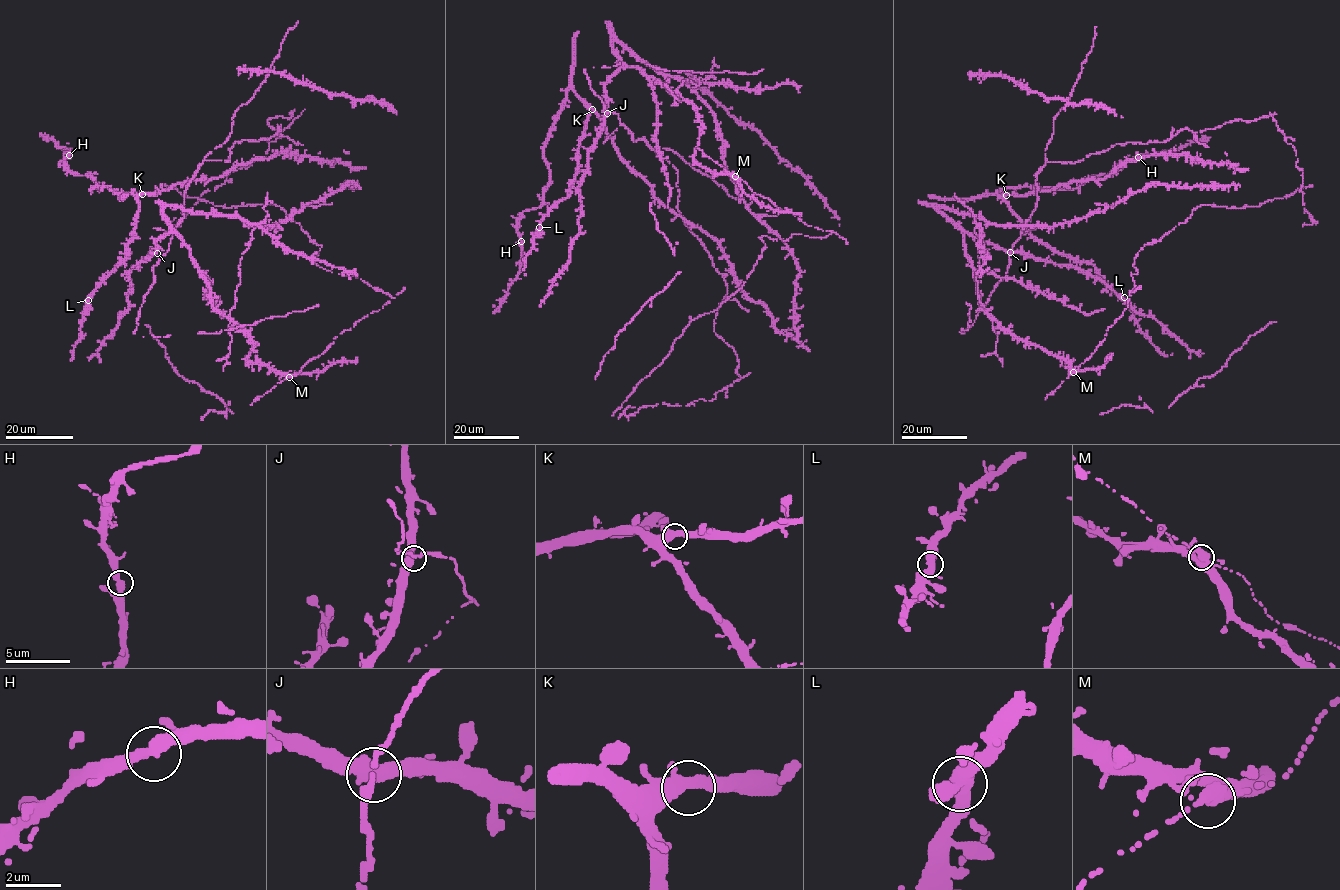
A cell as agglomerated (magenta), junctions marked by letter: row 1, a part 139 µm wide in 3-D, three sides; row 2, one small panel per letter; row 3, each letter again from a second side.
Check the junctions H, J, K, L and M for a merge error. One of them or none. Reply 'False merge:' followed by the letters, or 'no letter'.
False merge: no letter

